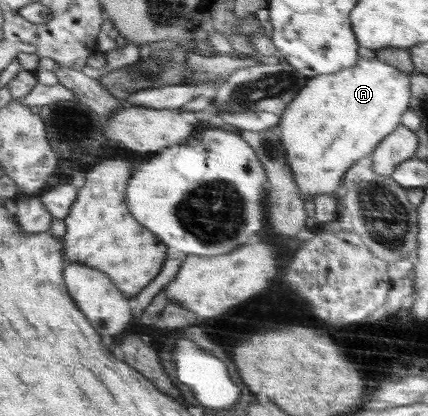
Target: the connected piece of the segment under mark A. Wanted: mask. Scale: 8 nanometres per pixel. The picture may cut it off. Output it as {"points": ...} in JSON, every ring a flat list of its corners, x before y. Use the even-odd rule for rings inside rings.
{"points":[[359,57,353,66,308,79,305,86,293,96,280,115,277,128,303,202,305,197,315,198,319,193,338,194,344,172,360,158,372,153,400,125,403,114,410,109,411,75,384,60]]}

